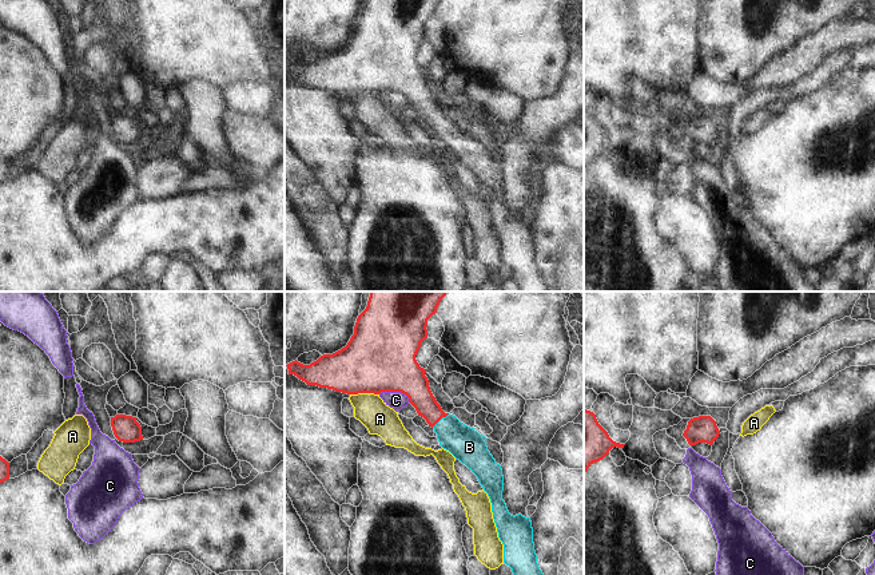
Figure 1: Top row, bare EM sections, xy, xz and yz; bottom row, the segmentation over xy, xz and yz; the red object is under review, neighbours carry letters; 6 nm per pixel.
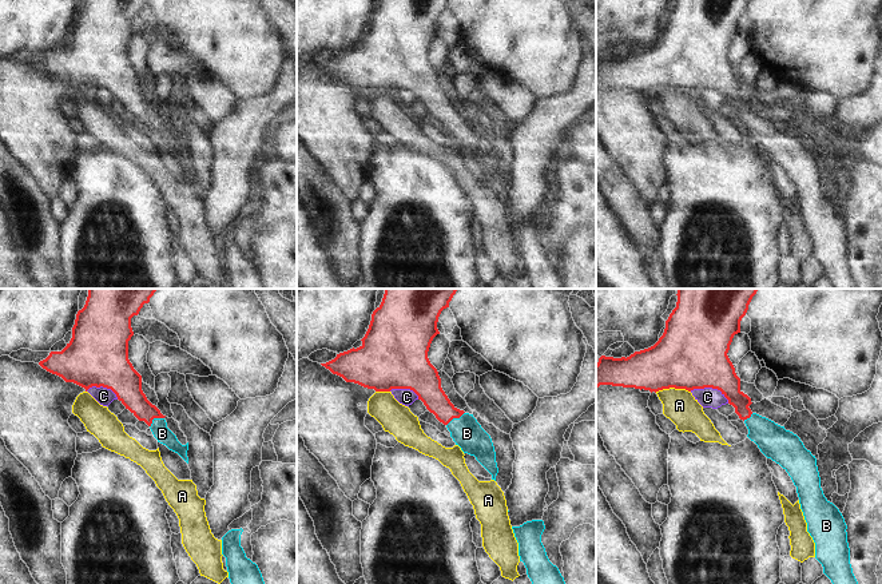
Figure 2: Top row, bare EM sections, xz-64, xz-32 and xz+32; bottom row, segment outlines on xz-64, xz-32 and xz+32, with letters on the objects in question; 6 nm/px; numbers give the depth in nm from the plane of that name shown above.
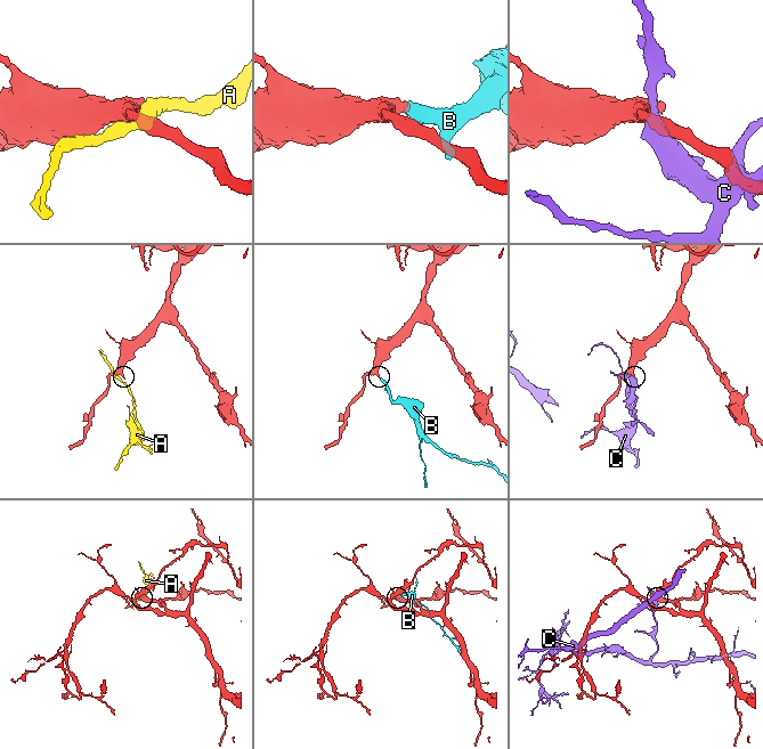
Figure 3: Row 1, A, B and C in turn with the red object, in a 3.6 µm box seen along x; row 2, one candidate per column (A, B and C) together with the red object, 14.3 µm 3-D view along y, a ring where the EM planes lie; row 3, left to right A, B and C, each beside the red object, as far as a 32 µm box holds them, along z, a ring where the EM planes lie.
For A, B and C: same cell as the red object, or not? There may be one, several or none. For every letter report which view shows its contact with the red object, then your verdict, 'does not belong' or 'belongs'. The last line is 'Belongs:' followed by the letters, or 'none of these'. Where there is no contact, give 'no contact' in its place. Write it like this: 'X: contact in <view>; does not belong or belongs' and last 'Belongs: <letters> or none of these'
A: contact in xz; does not belong
B: contact in xz; belongs
C: contact in xz; does not belong
Belongs: B

